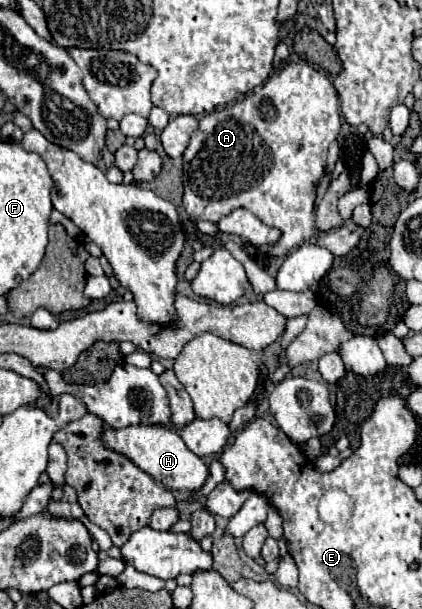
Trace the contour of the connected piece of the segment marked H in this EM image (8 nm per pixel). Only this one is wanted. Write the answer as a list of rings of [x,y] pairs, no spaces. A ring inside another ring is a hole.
[[[135,424],[135,426],[127,426],[127,428],[119,428],[119,430],[105,426],[105,430],[101,432],[101,440],[103,440],[105,448],[127,456],[135,466],[139,466],[143,472],[153,476],[153,480],[165,484],[171,490],[197,490],[205,484],[205,480],[209,476],[207,466],[201,462],[201,458],[195,456],[185,446],[181,436],[167,426]]]

